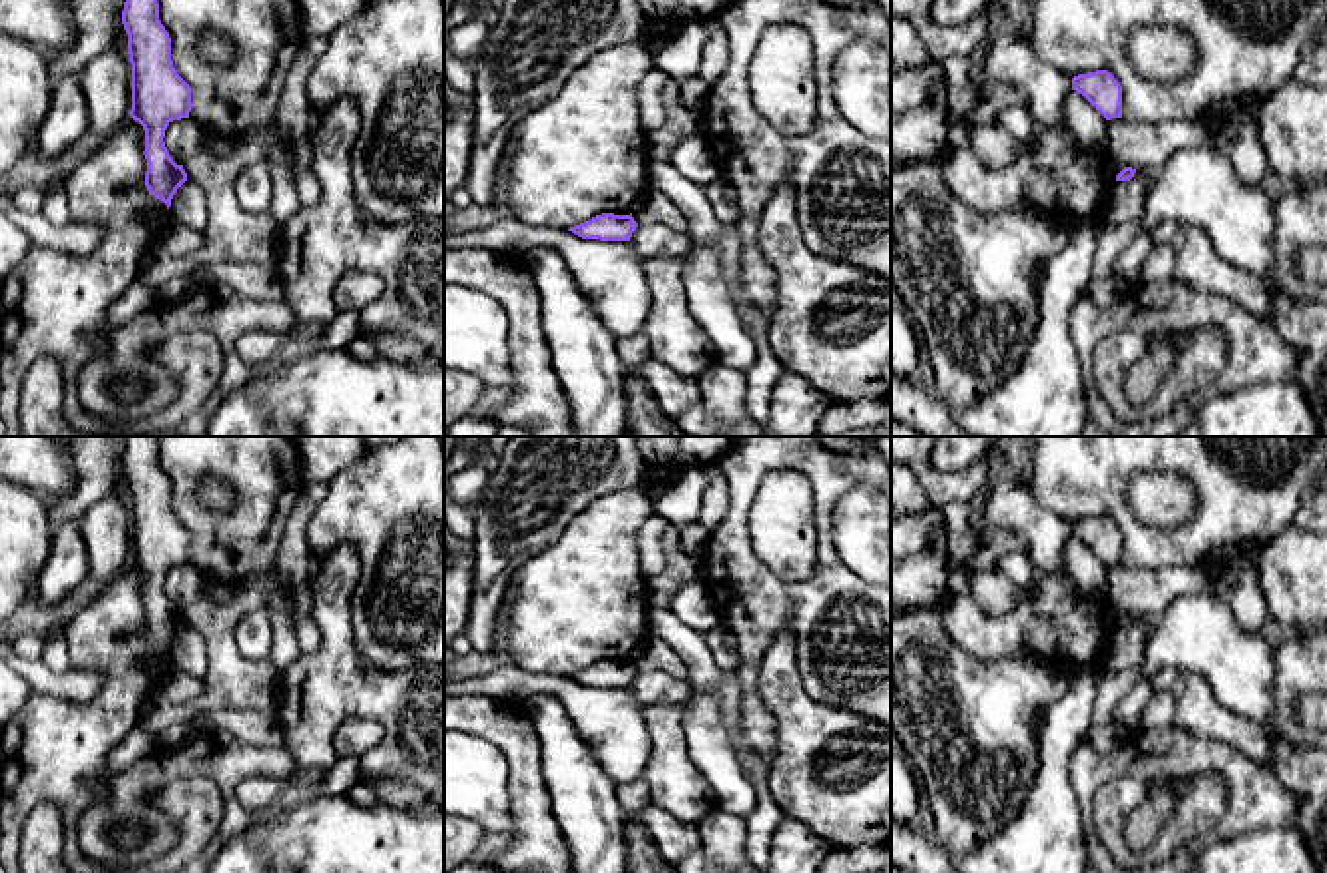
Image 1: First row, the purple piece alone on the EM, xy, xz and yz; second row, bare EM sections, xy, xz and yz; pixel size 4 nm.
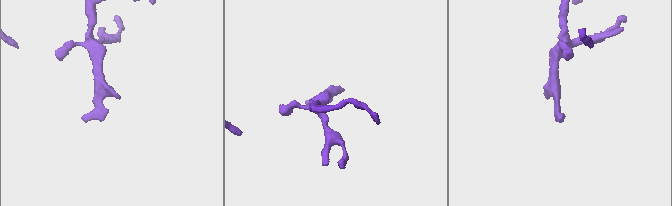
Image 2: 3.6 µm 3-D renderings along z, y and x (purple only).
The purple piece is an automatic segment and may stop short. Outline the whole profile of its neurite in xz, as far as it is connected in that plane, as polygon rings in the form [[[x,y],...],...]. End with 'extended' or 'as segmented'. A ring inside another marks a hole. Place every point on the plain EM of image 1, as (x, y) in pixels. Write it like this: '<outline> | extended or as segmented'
[[[602,660],[592,664],[590,668],[570,674],[568,678],[582,686],[630,688],[636,674],[638,670],[634,668],[632,660],[630,662]]] | as segmented

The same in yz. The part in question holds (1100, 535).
[[[1108,516],[1074,522],[1072,536],[1082,540],[1106,566],[1122,564],[1122,532]]] | as segmented

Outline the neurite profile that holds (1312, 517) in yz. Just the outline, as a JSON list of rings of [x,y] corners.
[[[1327,472],[1313,498],[1299,508],[1295,526],[1309,534],[1327,536]]]

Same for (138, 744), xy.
[[[135,726],[126,739],[108,753],[106,773],[112,777],[139,767],[155,749],[159,749],[159,743],[141,726]]]

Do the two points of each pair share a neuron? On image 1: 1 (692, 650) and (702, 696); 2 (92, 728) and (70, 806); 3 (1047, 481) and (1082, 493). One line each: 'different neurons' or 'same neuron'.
1: same neuron
2: same neuron
3: same neuron

